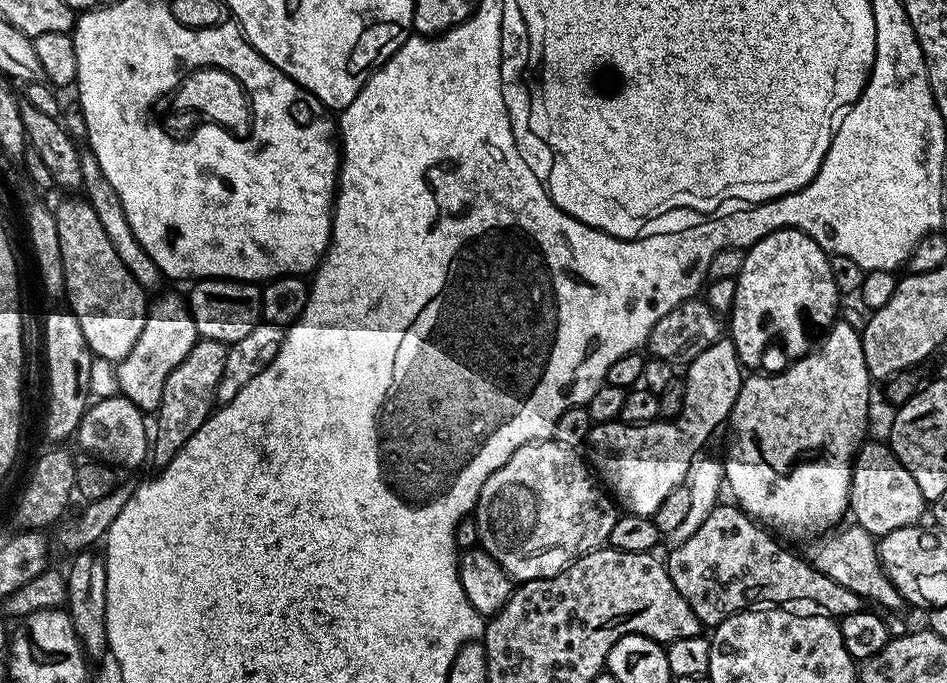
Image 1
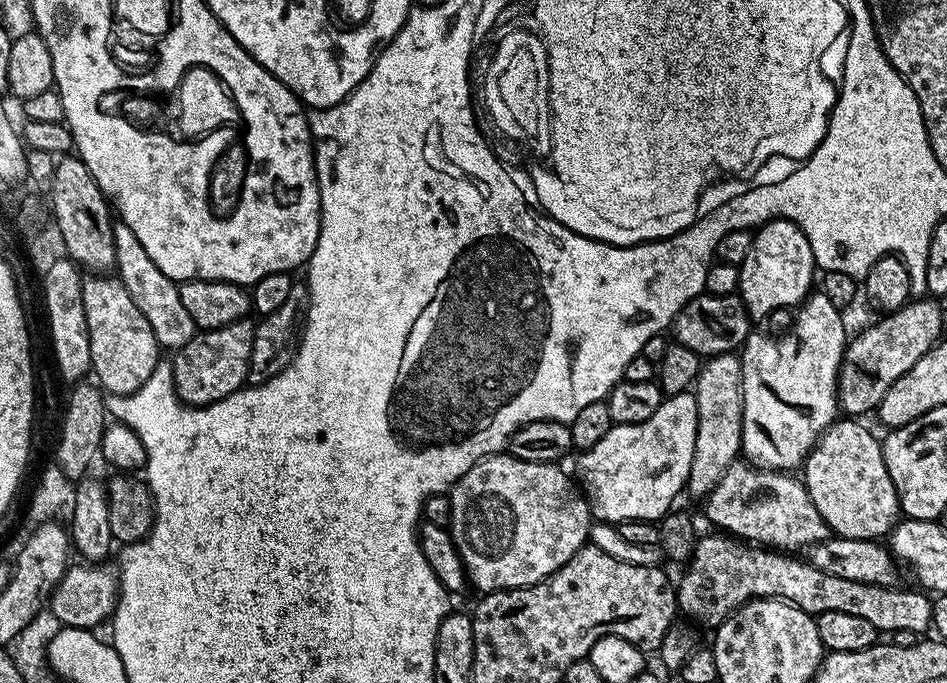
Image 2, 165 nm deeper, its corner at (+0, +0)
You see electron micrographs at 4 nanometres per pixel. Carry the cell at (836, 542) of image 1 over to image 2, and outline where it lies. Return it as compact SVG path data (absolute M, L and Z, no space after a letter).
M735 462L729 466L721 481L703 501L704 512L717 524L717 529L731 534L736 538L743 538L756 546L771 546L776 550L783 550L788 554L796 554L799 548L807 549L809 546L829 539L828 524L822 514L808 497L808 491L803 479L787 472L777 472L766 468L757 468L748 462Z

